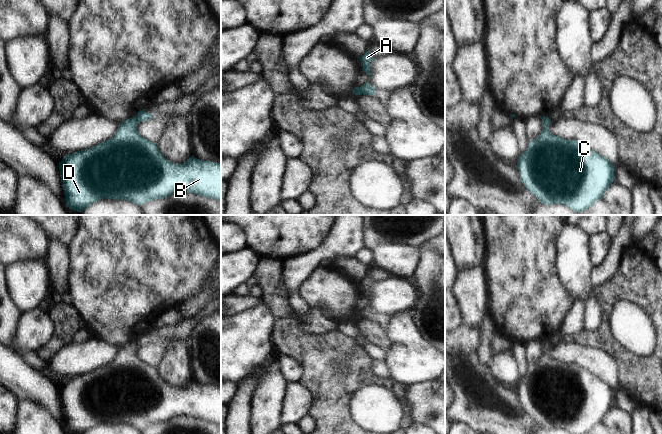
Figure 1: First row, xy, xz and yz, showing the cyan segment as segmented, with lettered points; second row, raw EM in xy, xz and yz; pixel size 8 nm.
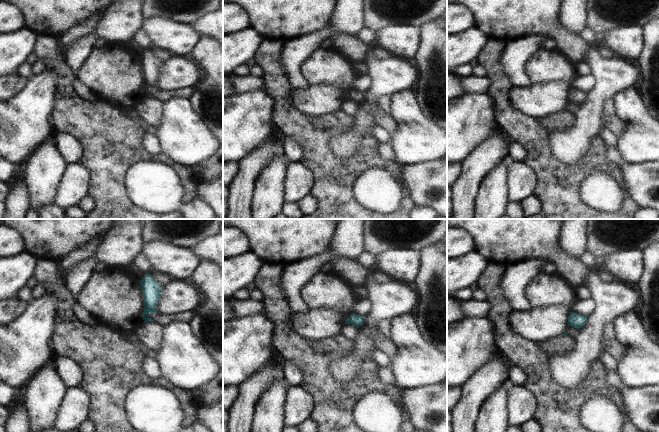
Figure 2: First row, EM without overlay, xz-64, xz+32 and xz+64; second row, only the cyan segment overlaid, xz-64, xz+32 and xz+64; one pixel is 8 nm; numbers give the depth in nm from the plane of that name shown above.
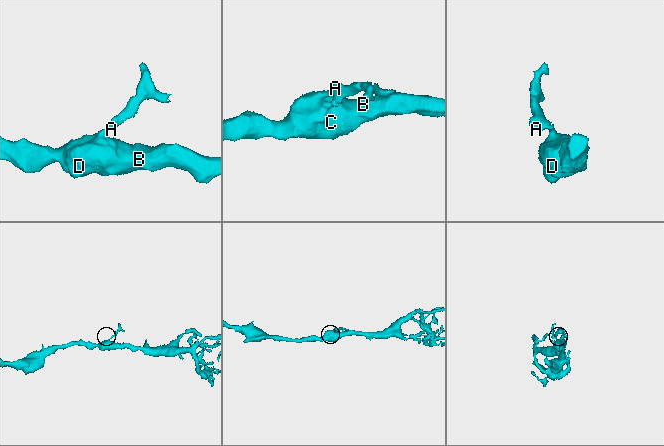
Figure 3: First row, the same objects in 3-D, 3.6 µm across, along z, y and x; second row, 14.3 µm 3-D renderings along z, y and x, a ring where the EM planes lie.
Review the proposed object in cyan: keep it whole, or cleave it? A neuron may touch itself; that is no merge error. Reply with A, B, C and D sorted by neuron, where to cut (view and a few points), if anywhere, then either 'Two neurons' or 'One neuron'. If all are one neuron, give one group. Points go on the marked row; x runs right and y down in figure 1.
Groups: A / B C D. Split along xy (134, 117), (138, 121). Two neurons.

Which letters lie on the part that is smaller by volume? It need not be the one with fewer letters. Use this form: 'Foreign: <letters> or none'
Foreign: A

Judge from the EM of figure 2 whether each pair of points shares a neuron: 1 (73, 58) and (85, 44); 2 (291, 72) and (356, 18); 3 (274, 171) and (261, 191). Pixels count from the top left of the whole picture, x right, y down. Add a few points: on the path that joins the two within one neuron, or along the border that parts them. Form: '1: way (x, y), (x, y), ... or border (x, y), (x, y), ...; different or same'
1: way (76, 55), (83, 47); same
2: way (300, 53), (316, 37), (331, 29), (337, 23); same
3: way (272, 176), (266, 186); same

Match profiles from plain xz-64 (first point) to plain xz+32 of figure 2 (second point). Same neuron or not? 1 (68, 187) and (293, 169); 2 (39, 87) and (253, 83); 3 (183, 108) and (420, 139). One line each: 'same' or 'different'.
1: same
2: different
3: same

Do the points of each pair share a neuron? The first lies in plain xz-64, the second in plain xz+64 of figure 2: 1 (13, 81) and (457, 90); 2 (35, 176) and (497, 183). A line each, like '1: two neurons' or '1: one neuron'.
1: two neurons
2: one neuron

